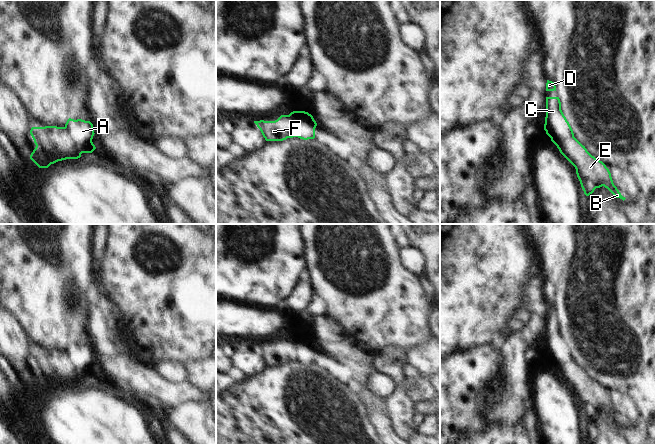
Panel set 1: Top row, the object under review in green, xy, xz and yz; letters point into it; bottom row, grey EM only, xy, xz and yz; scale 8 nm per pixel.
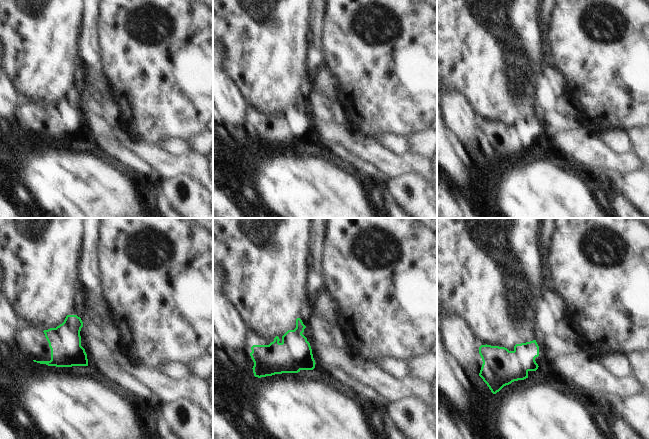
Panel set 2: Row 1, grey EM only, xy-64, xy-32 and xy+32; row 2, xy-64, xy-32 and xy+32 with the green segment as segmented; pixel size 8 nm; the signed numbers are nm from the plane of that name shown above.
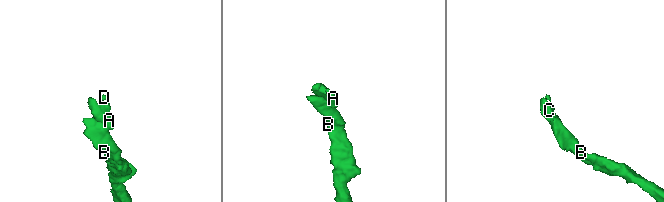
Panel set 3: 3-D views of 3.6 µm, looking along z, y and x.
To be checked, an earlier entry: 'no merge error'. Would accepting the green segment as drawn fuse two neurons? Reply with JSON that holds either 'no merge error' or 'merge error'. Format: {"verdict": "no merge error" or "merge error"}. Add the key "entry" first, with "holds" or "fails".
{"entry": "holds", "verdict": "no merge error"}

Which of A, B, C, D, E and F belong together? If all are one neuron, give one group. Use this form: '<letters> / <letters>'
A B C D E F

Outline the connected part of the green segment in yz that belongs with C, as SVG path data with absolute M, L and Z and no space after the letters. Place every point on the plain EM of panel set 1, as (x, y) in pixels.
M546 321L544 354L560 377L575 391L586 420L592 418L596 412L604 410L615 422L623 425L626 423L614 409L606 389L592 380L574 361L573 354L561 334L559 321Z

